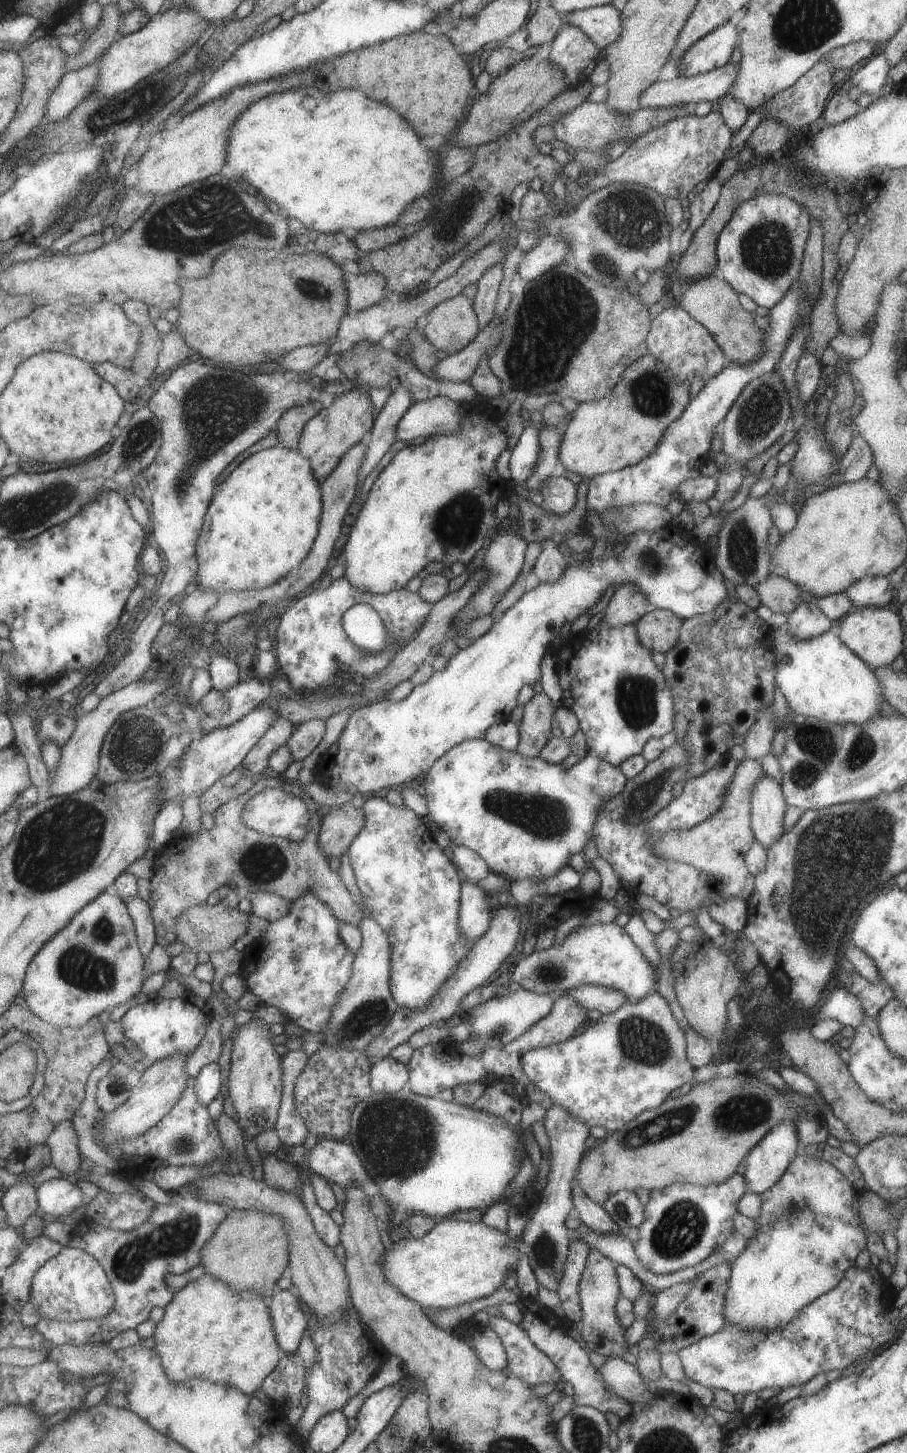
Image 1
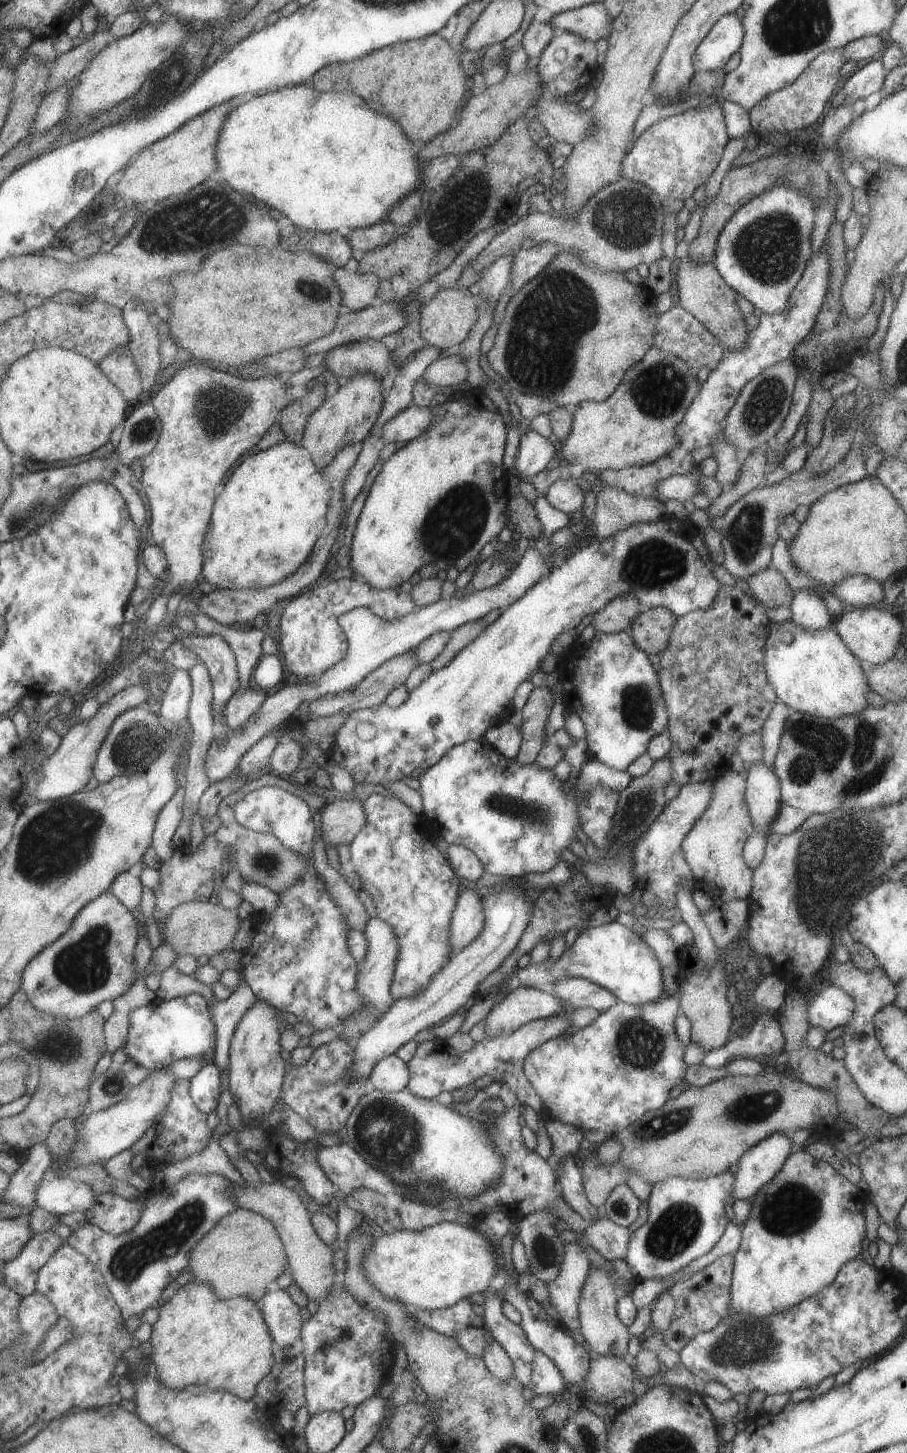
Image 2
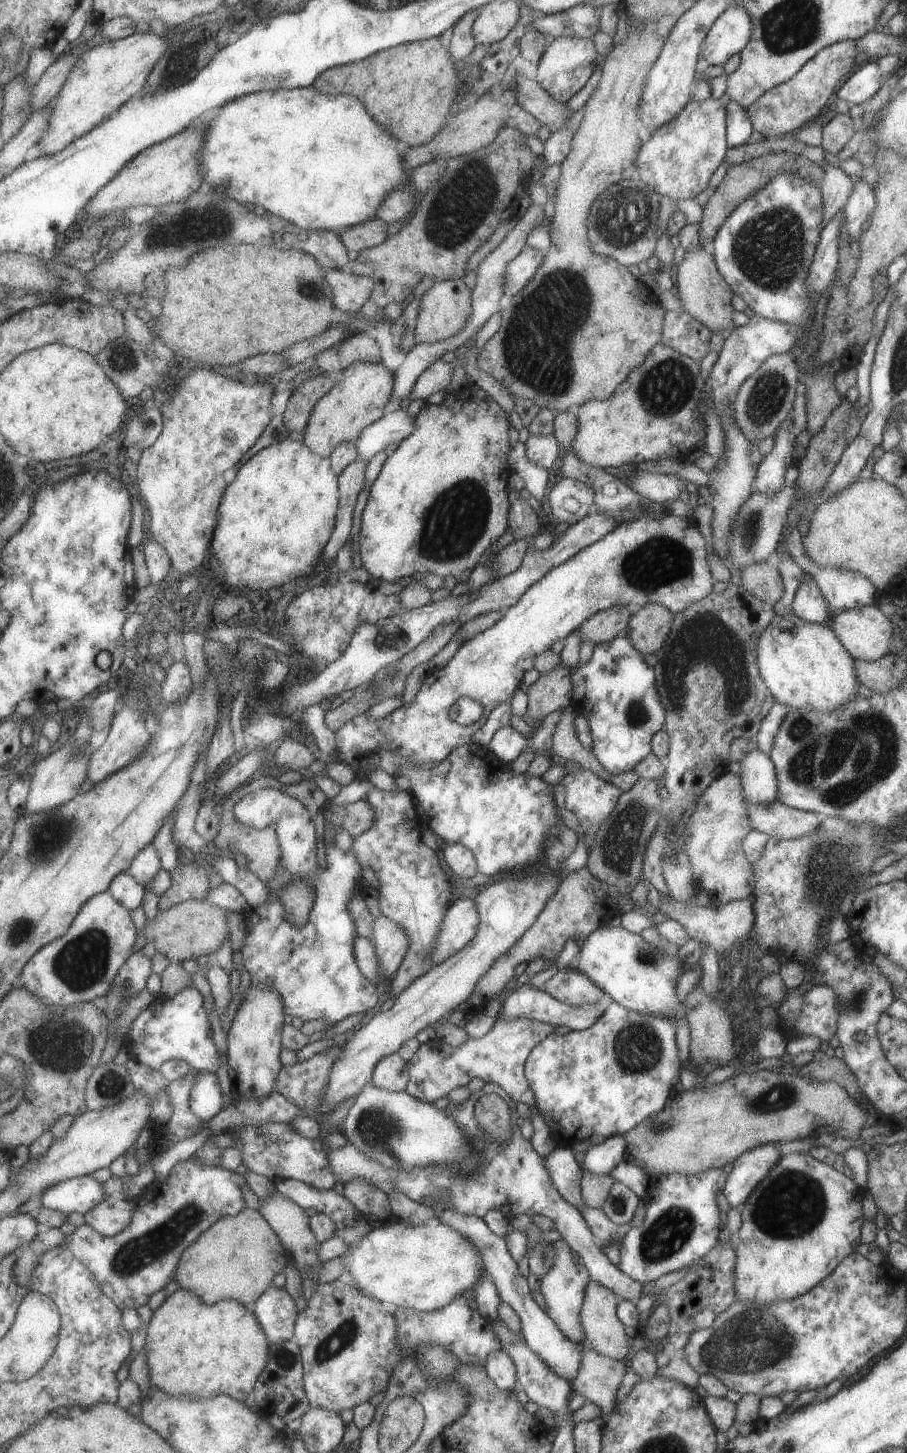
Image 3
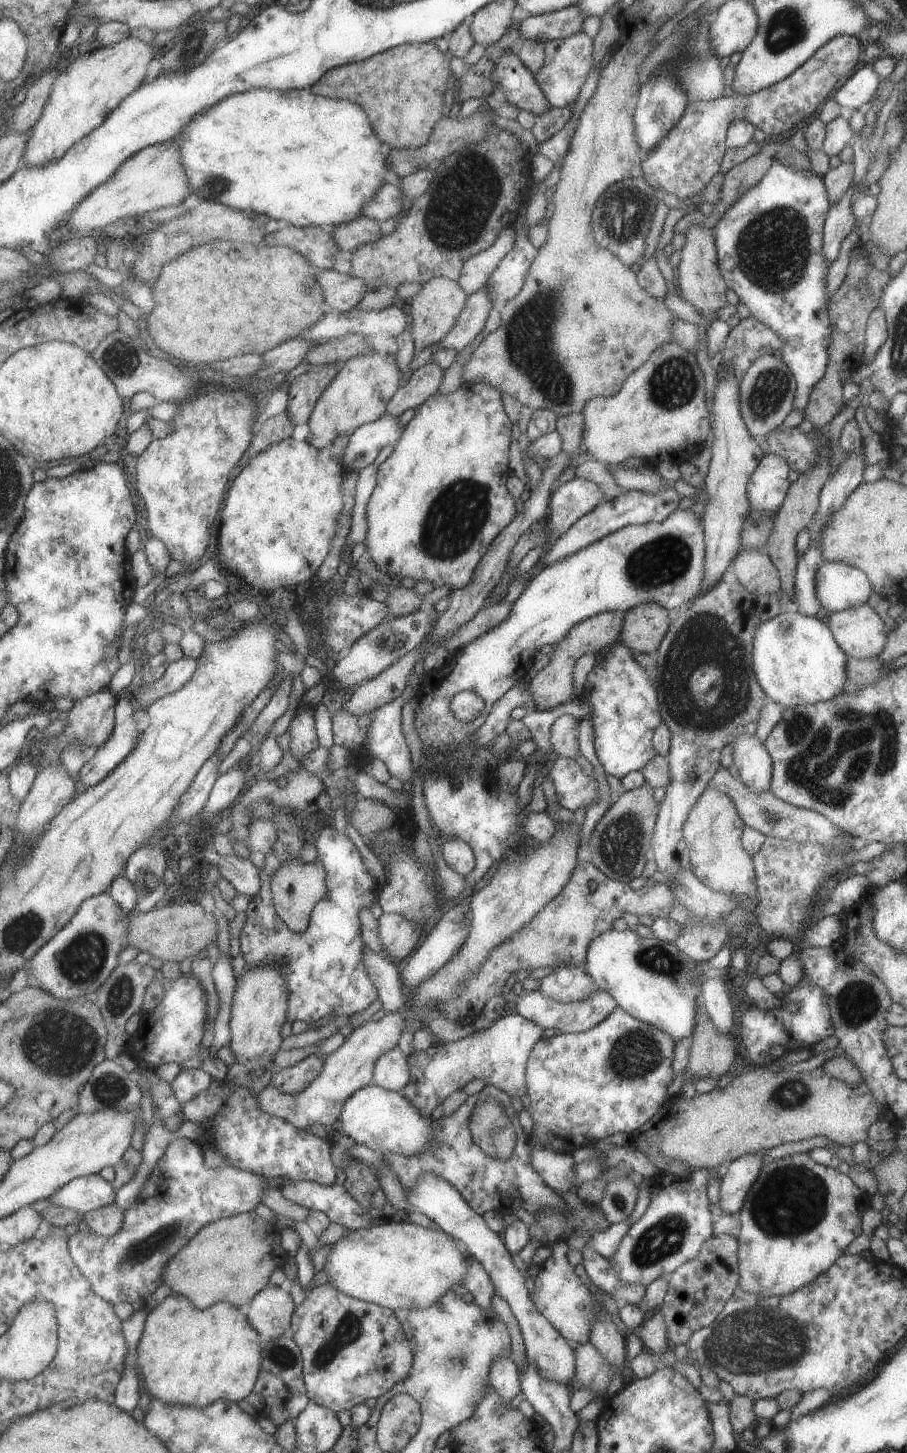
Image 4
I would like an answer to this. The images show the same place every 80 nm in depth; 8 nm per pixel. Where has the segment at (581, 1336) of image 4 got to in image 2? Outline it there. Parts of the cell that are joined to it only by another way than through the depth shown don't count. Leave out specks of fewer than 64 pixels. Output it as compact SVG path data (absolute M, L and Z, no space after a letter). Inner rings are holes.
M564 1243L563 1259L555 1280L547 1282L549 1304L559 1314L559 1325L570 1332L579 1329L579 1296L585 1276L589 1274L589 1262L579 1244Z

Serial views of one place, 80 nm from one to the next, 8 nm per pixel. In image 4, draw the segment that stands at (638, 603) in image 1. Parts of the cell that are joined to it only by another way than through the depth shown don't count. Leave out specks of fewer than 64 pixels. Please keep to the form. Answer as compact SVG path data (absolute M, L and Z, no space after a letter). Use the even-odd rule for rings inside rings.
M624 611L599 613L593 617L581 620L565 634L562 640L557 642L555 649L548 656L549 662L542 671L537 671L529 682L529 694L533 696L537 711L549 711L559 704L565 704L574 700L574 688L572 684L572 670L575 662L584 654L597 654L601 648L609 648L619 639L621 626L623 626Z

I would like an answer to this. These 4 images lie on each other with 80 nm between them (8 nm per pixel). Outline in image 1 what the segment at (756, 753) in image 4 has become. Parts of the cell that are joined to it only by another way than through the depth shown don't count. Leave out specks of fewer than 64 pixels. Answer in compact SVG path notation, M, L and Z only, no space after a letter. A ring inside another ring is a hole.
M763 774L753 782L749 804L753 839L767 849L784 832L782 819L787 805L779 784Z

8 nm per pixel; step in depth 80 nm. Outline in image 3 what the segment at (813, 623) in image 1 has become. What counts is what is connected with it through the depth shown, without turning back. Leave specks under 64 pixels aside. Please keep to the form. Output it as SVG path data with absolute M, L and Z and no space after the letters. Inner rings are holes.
M807 572L803 576L803 582L799 582L797 586L791 604L791 611L805 622L824 624L829 621L832 612L825 604L817 584Z

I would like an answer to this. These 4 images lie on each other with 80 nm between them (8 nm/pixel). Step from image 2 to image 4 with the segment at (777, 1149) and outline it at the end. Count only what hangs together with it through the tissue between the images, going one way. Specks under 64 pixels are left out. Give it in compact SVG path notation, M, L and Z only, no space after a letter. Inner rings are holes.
M747 1154L733 1160L726 1168L719 1182L719 1208L725 1214L738 1214L743 1206L747 1192L759 1176L759 1170L766 1161L761 1155Z

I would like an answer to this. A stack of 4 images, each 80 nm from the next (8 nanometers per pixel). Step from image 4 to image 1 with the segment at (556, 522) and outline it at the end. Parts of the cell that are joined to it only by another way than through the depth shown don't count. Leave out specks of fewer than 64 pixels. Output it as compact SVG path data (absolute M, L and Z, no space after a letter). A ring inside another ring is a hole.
M565 476L549 478L539 491L543 497L541 508L557 515L567 514L577 502L576 485Z

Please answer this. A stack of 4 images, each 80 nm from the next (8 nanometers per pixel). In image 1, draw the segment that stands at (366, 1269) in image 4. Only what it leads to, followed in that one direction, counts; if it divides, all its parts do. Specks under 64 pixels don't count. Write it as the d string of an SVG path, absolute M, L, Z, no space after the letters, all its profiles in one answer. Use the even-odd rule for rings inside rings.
M441 1220L425 1236L393 1240L391 1249L383 1254L381 1276L395 1292L417 1302L423 1310L453 1309L482 1300L503 1284L517 1264L519 1242L520 1236L513 1238L508 1232L485 1228L481 1221Z

